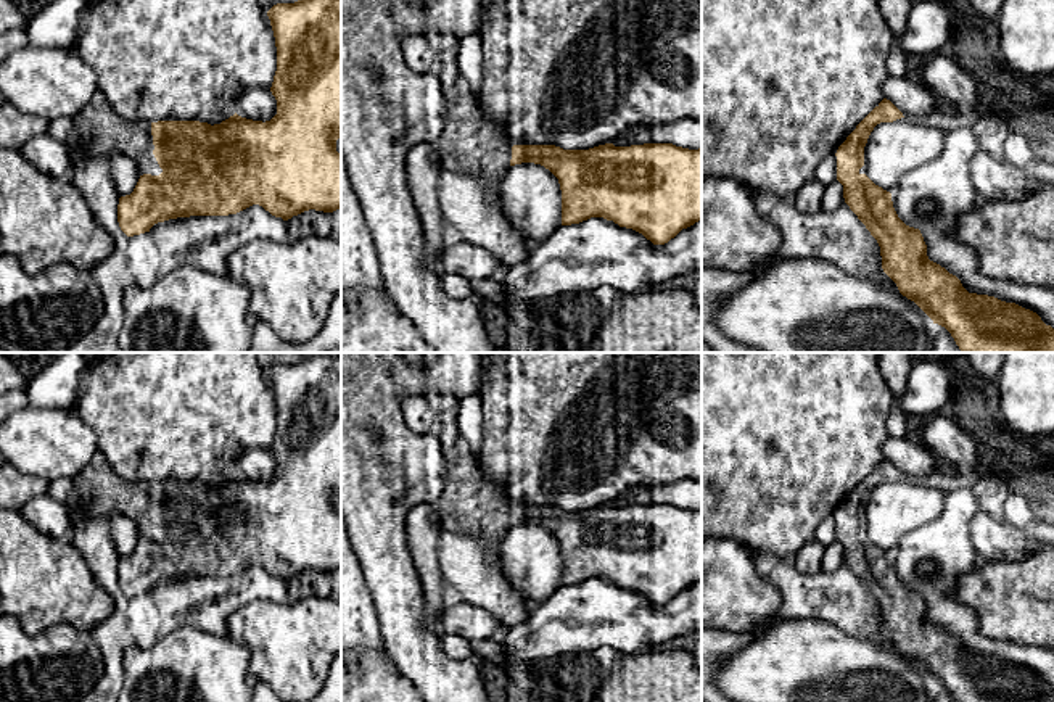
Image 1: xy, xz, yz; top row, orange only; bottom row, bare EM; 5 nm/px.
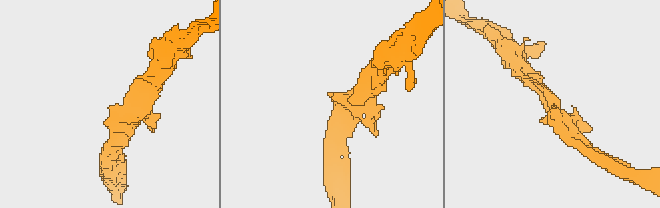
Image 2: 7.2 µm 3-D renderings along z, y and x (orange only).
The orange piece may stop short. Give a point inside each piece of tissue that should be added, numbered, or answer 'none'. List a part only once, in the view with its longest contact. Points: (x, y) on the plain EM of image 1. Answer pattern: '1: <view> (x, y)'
1: xy (102, 491)

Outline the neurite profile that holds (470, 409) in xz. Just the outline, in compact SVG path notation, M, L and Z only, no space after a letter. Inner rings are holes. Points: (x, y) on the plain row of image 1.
M478 396L459 399L457 427L470 451L478 456L483 443L483 404Z

